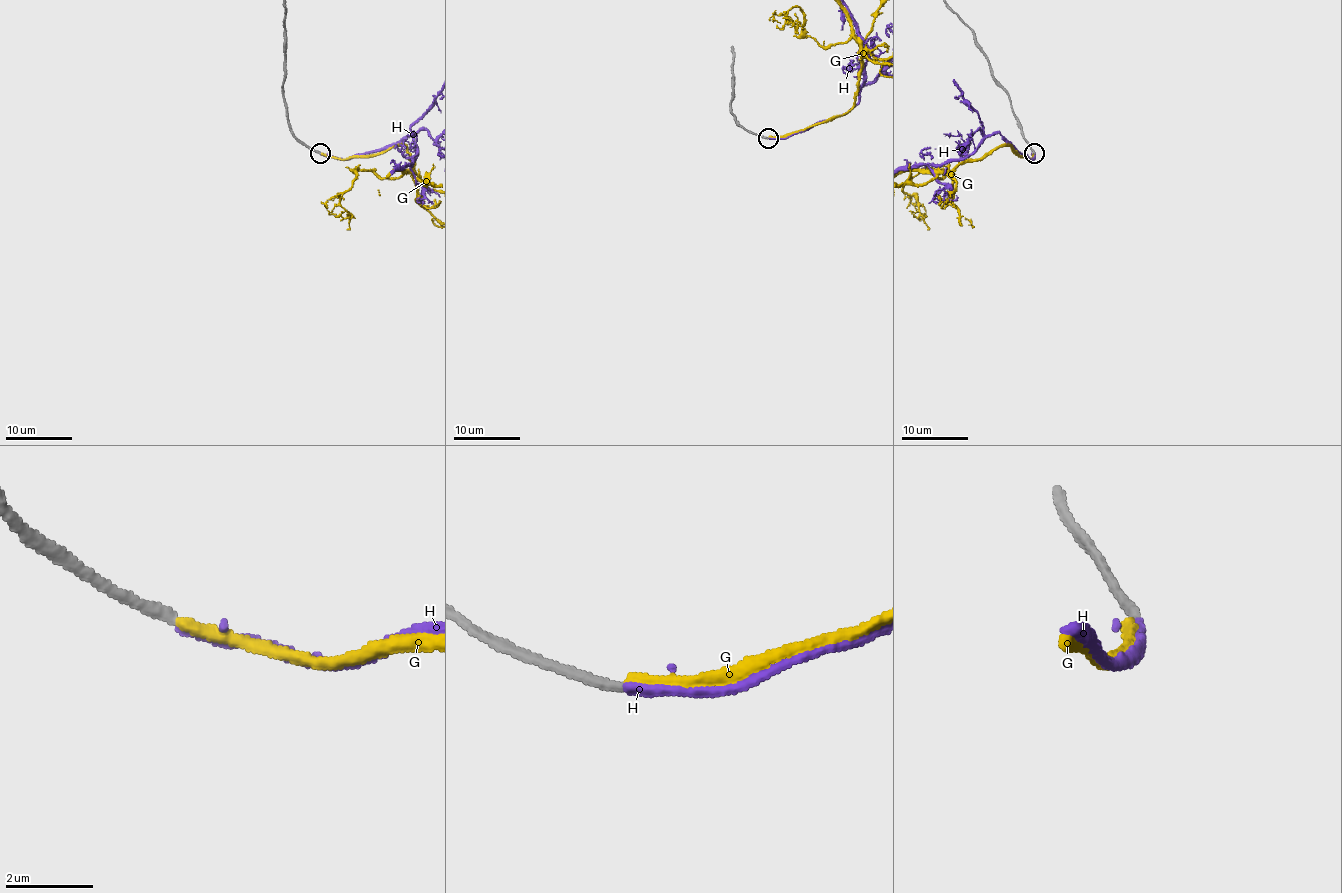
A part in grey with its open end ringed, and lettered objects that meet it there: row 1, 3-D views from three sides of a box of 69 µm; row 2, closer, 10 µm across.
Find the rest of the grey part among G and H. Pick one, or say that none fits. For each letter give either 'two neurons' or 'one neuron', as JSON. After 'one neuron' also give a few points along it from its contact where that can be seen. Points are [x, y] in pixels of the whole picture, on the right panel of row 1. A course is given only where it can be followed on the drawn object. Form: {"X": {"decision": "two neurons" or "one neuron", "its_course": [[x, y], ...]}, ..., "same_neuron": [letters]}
{"G": {"decision": "two neurons"}, "H": {"decision": "one neuron"}, "same_neuron": ["H"]}

